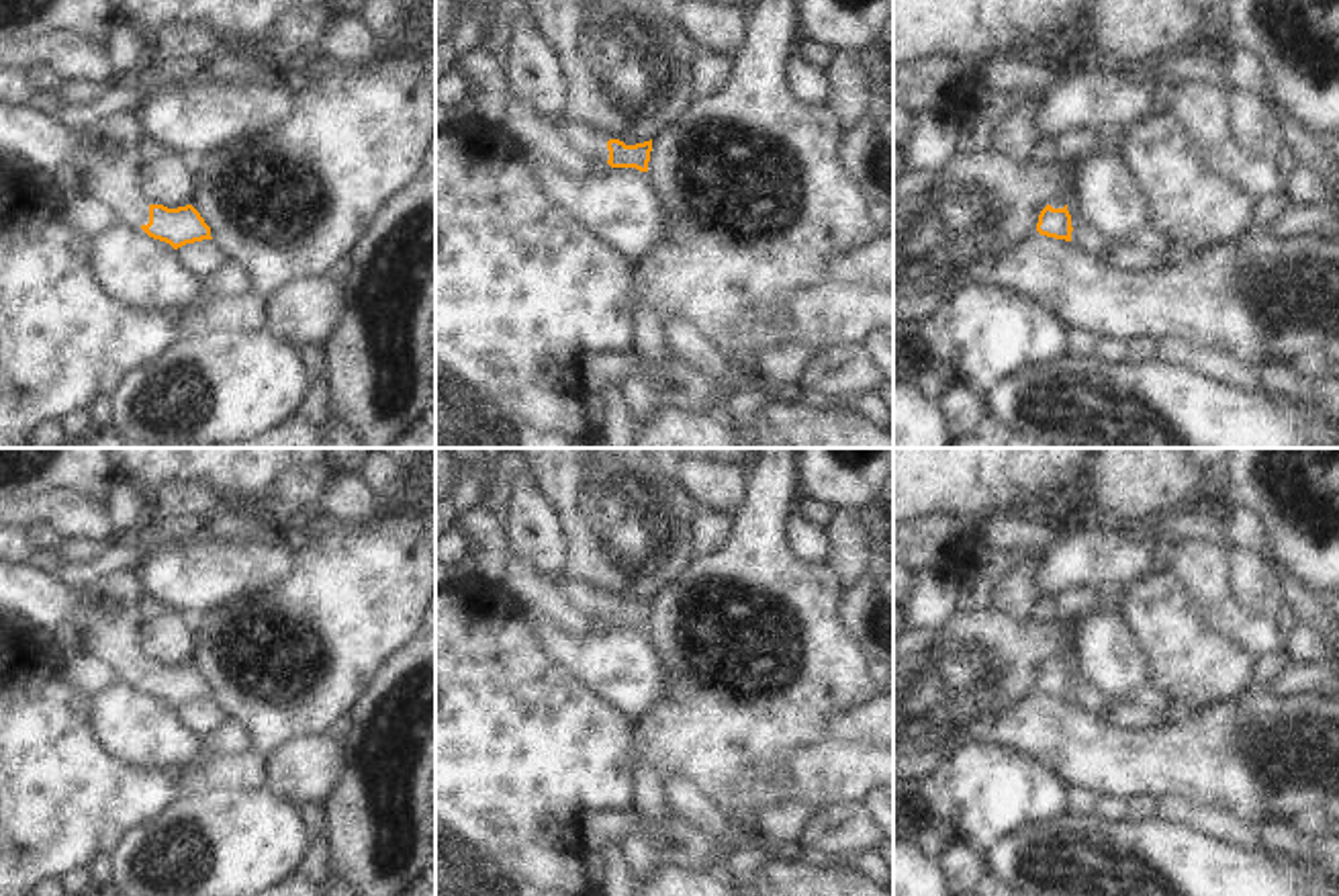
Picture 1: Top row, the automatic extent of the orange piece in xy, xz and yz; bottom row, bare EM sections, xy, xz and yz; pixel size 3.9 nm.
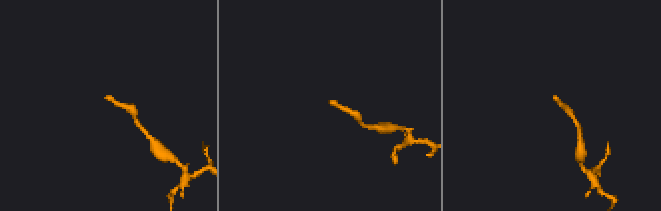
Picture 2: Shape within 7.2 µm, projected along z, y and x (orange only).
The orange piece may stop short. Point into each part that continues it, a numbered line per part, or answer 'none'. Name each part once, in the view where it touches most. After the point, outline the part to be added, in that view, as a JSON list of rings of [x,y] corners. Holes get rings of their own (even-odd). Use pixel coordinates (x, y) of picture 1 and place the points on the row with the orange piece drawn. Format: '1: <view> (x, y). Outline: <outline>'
1: xz (581, 138). Outline: [[[570,119],[558,123],[558,133],[572,151],[585,153],[589,162],[609,160],[607,141],[597,133],[595,127]]]

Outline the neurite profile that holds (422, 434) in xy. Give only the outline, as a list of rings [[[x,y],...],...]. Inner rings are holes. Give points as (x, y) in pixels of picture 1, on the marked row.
[[[435,405],[397,438],[390,448],[435,448]]]

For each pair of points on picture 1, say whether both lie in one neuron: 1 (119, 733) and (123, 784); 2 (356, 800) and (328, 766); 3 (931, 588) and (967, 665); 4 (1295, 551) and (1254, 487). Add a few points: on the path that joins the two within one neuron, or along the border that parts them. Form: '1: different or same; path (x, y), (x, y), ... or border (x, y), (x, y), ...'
1: different; border (90, 725), (117, 757), (168, 770)
2: different; border (344, 741), (344, 772), (319, 802)
3: different; border (957, 604), (943, 622), (914, 626)
4: same; path (1295, 534), (1270, 504)

